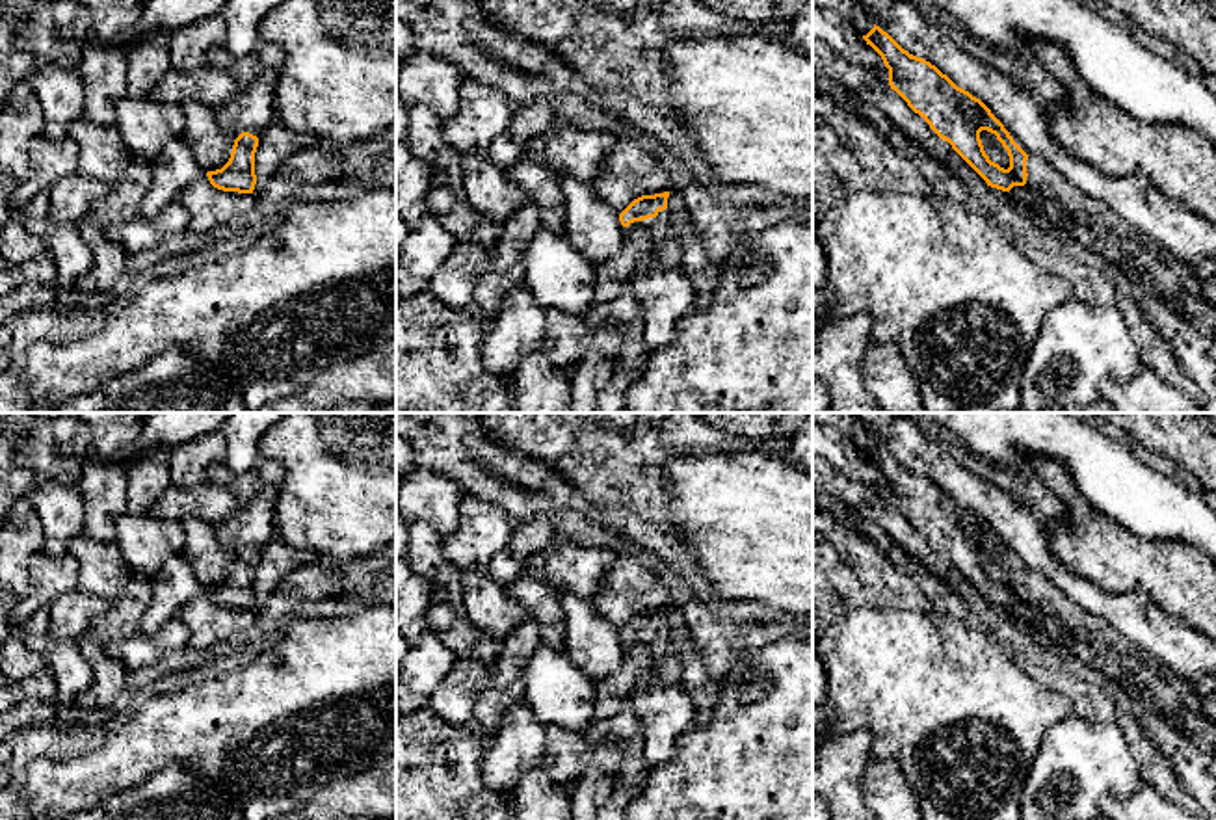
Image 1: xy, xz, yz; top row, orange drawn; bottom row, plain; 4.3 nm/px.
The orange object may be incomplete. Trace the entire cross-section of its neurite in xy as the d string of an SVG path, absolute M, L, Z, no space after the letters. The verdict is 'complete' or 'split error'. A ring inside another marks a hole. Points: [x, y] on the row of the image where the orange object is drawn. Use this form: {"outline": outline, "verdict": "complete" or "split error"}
{"outline": "M242 132L234 139L229 162L221 169L206 173L210 184L223 192L253 193L257 184L255 175L257 147L258 138L249 132Z", "verdict": "complete"}

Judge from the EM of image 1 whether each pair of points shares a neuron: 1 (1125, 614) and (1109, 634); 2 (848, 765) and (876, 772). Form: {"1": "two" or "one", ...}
{"1": "two", "2": "two"}

